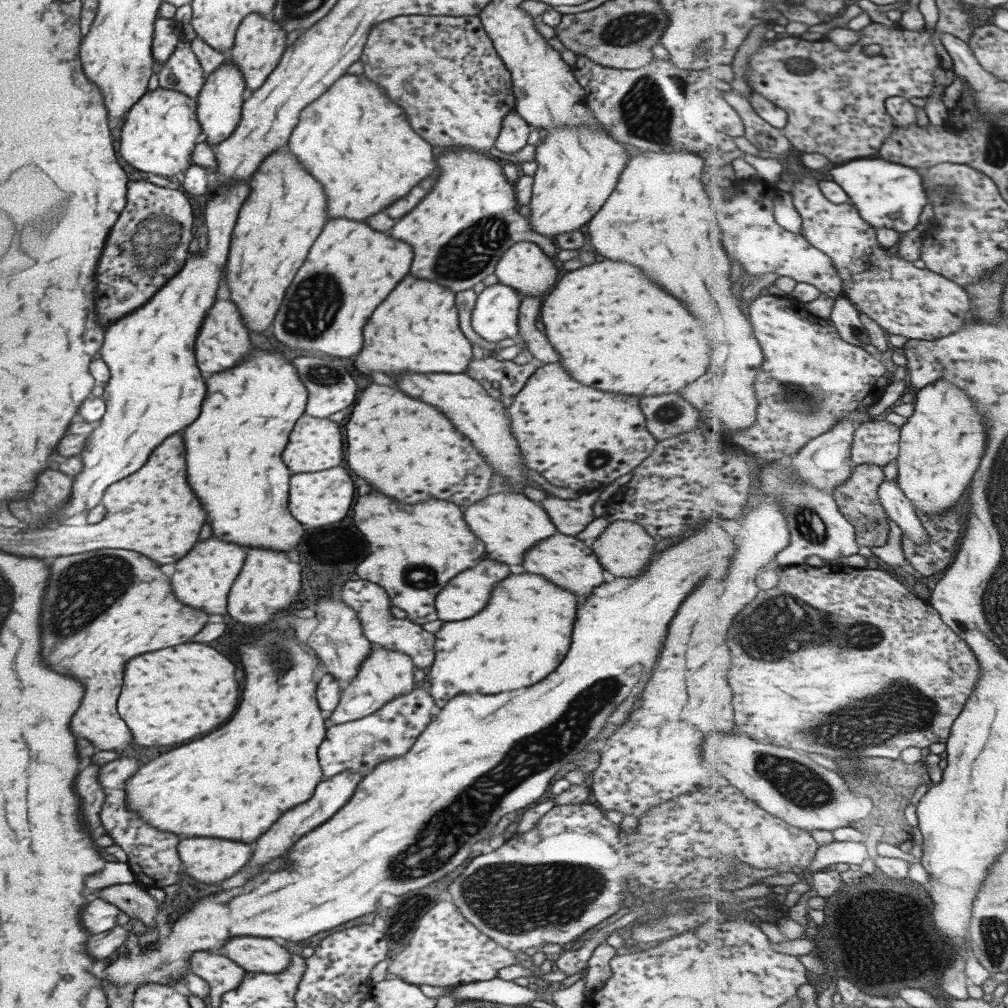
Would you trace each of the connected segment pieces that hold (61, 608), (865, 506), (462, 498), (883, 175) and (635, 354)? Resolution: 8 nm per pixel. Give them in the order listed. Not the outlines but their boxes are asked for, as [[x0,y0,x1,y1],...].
[[41,550,207,750],[831,464,889,546],[345,384,492,506],[821,160,929,234],[537,260,705,396]]

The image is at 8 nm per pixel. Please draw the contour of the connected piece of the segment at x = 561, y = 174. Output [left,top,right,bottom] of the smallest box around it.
[526,124,626,242]

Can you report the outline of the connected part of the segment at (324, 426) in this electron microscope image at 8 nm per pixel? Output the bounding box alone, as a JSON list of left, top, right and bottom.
[283,415,341,474]

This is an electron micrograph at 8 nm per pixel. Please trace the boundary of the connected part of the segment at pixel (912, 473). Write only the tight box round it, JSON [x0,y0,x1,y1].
[896,380,989,516]

